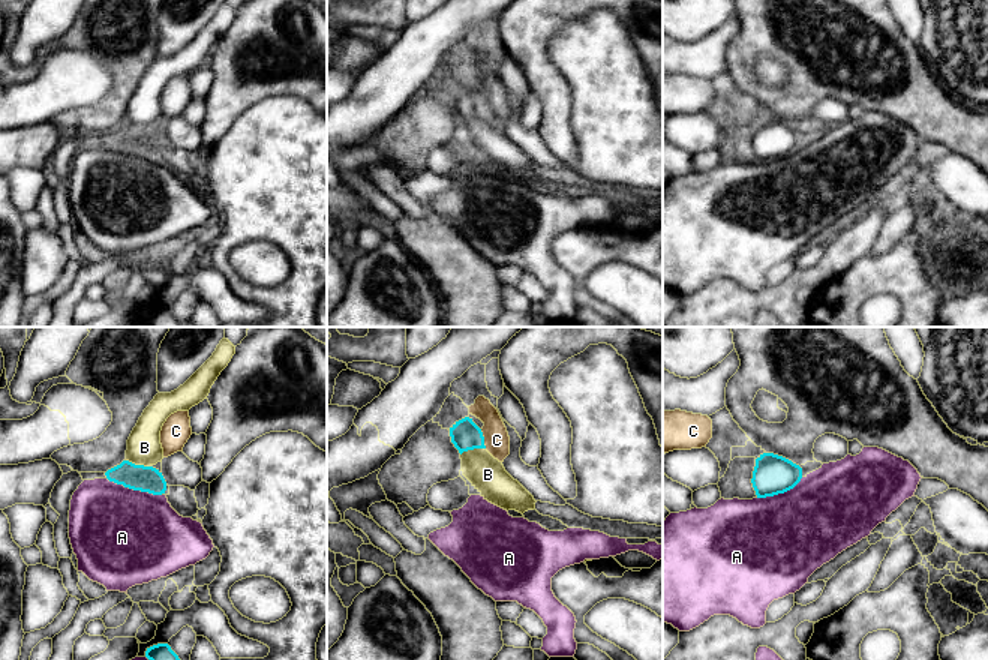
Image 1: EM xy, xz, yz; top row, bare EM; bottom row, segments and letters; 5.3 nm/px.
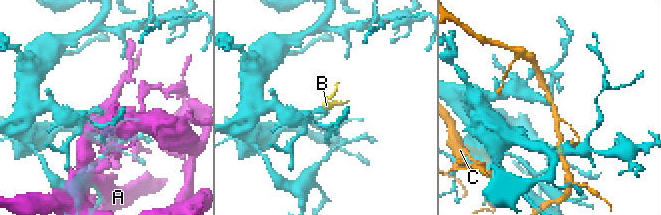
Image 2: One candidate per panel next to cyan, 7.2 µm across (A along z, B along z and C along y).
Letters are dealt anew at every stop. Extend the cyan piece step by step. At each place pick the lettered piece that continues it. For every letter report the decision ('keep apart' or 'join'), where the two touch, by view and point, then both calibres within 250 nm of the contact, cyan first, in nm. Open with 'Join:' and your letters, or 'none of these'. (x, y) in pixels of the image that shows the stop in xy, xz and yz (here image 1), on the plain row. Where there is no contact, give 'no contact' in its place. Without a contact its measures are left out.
Join: B
A: keep apart; meets cyan in xy at (134, 153); 140 nm thick on the cyan side, 500 nm on the other
B: join; meets cyan in xy at (138, 129); 140 nm thick on the cyan side, 180 nm on the other
C: keep apart; meets cyan in xz at (483, 102); 160 nm thick on the cyan side, 140 nm on the other

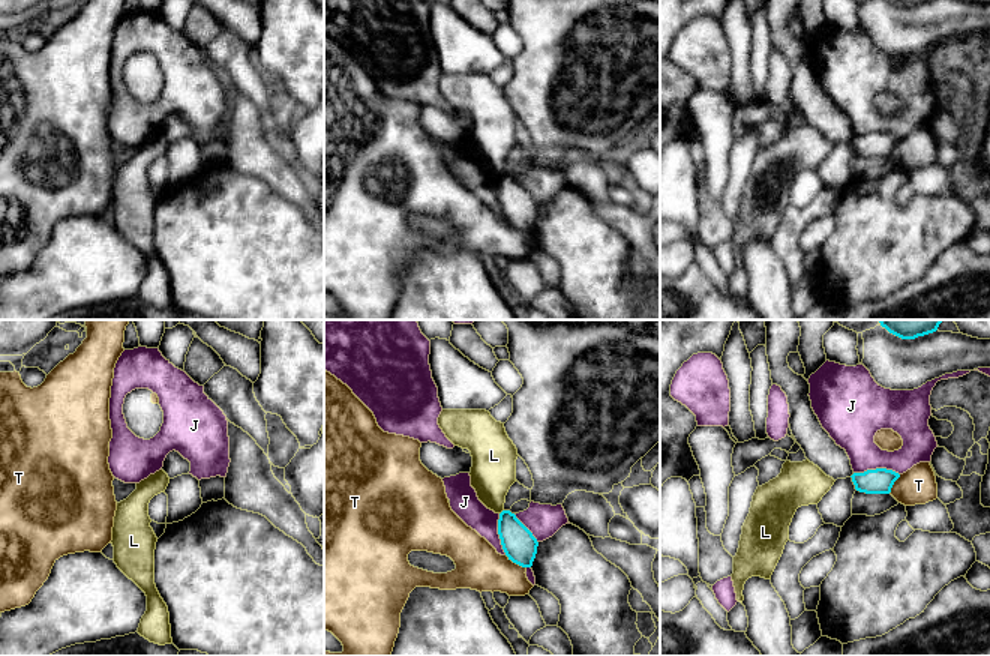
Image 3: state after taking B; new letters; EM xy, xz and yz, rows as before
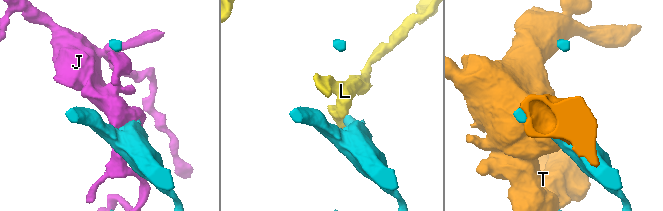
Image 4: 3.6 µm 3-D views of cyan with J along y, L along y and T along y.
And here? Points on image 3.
Join: none of these
J: keep apart; meets cyan in yz at (876, 132); 140 nm thick on the cyan side, 240 nm on the other
L: keep apart; meets cyan in xz at (501, 176); 180 nm thick on the cyan side, 240 nm on the other
T: keep apart; meets cyan in xz at (516, 227); 180 nm thick on the cyan side, 240 nm on the other

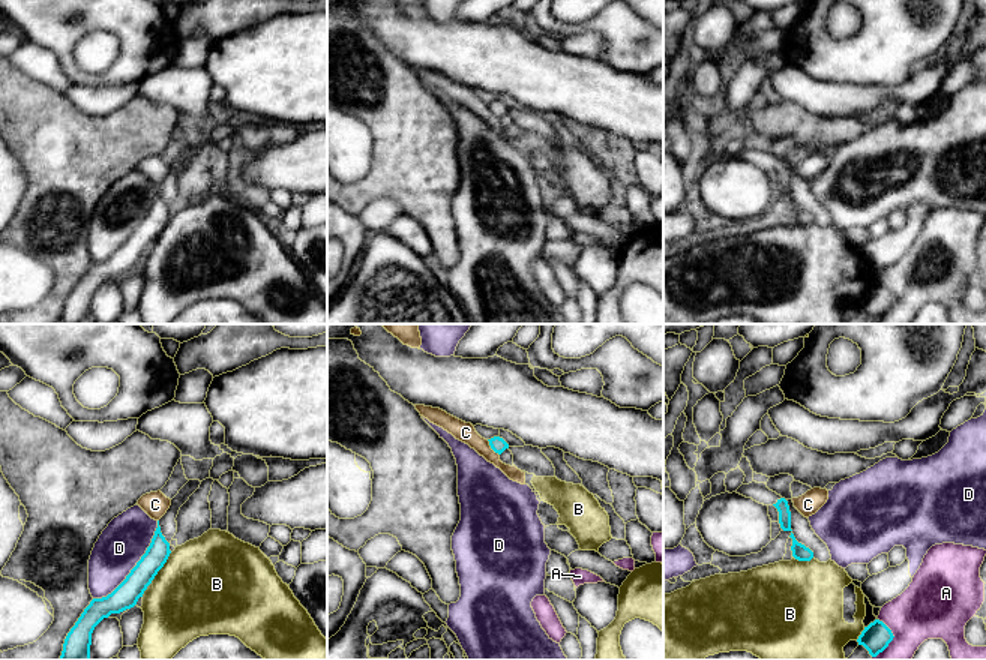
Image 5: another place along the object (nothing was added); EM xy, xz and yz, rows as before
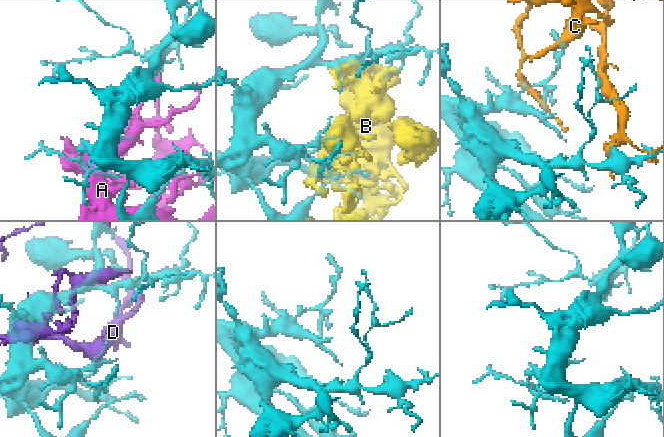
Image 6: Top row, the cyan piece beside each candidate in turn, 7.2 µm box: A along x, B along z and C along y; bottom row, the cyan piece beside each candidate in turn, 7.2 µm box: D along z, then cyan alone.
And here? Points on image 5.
Join: none of these
A: keep apart; meets cyan in yz at (892, 303); 160 nm thick on the cyan side, 320 nm on the other
B: keep apart; meets cyan in xy at (156, 237); 140 nm thick on the cyan side, 480 nm on the other
C: keep apart; meets cyan in xz at (491, 111); 80 nm thick on the cyan side, 110 nm on the other
D: keep apart; meets cyan in xy at (135, 230); 140 nm thick on the cyan side, 240 nm on the other

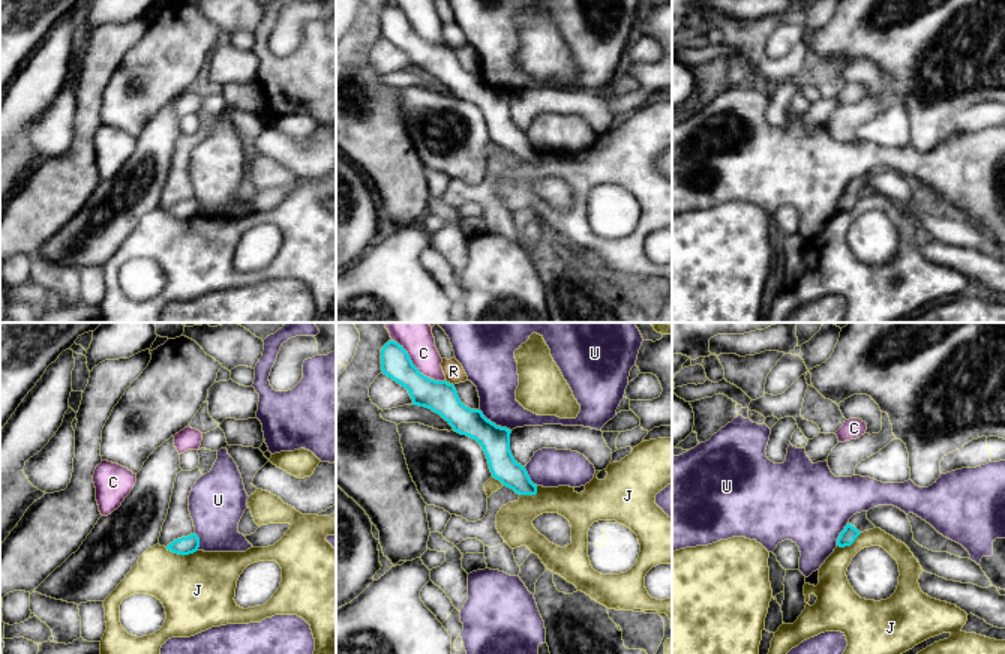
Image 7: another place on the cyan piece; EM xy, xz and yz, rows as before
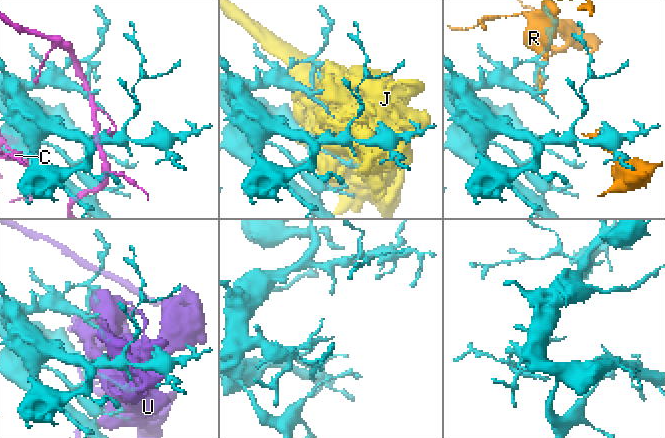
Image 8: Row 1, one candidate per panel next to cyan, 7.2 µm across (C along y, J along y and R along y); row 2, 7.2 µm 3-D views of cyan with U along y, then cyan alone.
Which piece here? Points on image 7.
Join: none of these
C: keep apart; meets cyan in xz at (416, 32); 170 nm thick on the cyan side, 150 nm on the other
J: keep apart; meets cyan in xy at (182, 218); 100 nm thick on the cyan side, 400 nm on the other
R: keep apart; meets cyan in xz at (449, 47); 170 nm thick on the cyan side, 110 nm on the other
U: keep apart; meets cyan in xz at (494, 87); 160 nm thick on the cyan side, 240 nm on the other

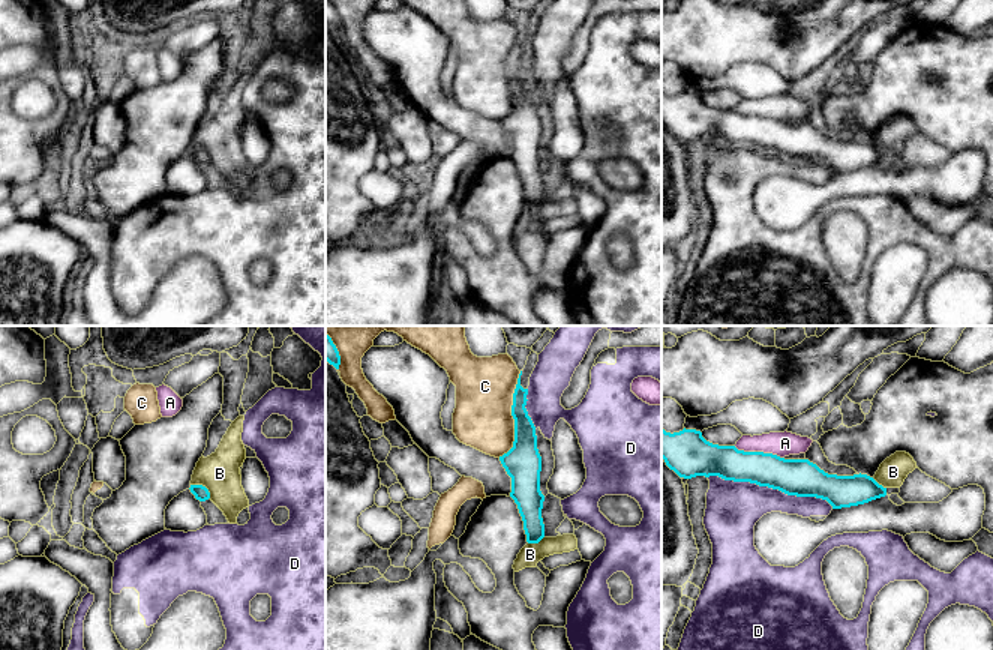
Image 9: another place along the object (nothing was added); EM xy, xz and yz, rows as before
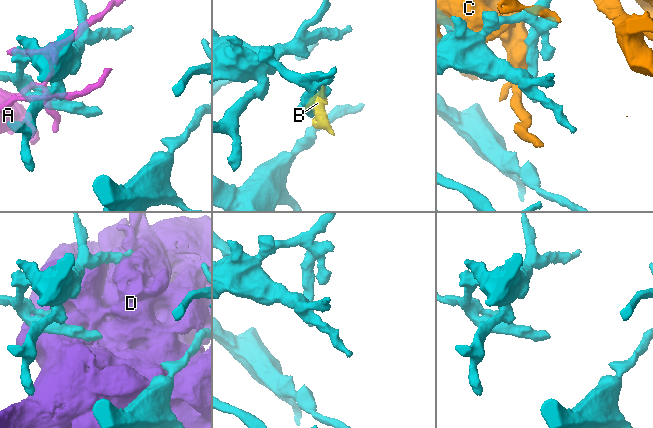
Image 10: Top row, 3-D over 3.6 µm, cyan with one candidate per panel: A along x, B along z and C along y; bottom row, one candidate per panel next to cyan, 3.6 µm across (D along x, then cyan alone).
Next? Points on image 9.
Join: none of these
A: keep apart; meets cyan in yz at (759, 116); 190 nm thick on the cyan side, 130 nm on the other
B: keep apart; meets cyan in xy at (203, 150); 80 nm thick on the cyan side, 220 nm on the other
C: keep apart; meets cyan in xz at (512, 78); 180 nm thick on the cyan side, 320 nm on the other
D: keep apart; meets cyan in yz at (771, 150); 200 nm thick on the cyan side, 280 nm on the other

